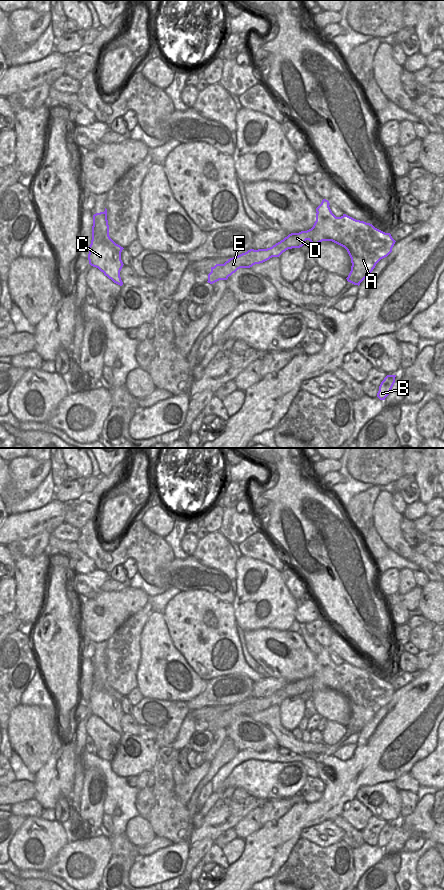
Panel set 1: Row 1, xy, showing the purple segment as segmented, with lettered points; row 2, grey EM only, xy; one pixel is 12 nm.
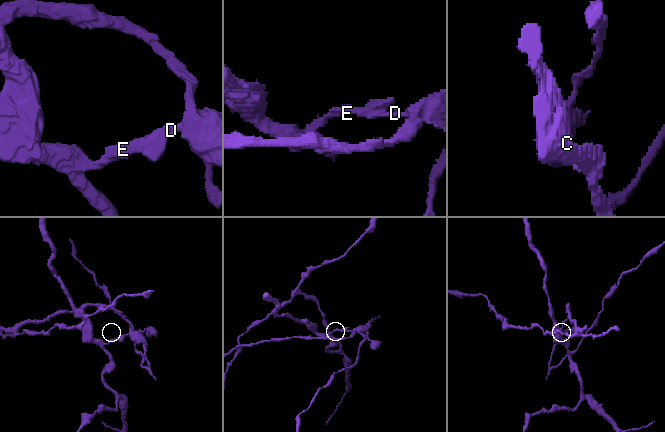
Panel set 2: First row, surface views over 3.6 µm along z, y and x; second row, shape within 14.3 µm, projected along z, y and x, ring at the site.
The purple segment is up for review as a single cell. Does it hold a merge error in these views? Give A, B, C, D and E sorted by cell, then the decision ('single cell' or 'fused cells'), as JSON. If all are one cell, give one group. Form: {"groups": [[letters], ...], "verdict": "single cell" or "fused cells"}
{"groups": [["A", "B"], ["C", "D", "E"]], "verdict": "fused cells"}

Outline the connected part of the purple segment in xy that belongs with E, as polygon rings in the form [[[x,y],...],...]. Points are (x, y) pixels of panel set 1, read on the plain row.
[[[313,676],[299,681],[291,681],[280,690],[267,697],[250,697],[236,705],[228,707],[224,712],[211,715],[208,722],[208,731],[213,732],[219,728],[227,728],[229,724],[240,716],[250,716],[255,712],[263,711],[272,705],[279,705],[283,700],[292,696],[300,696],[305,689],[311,690],[313,695]]]

